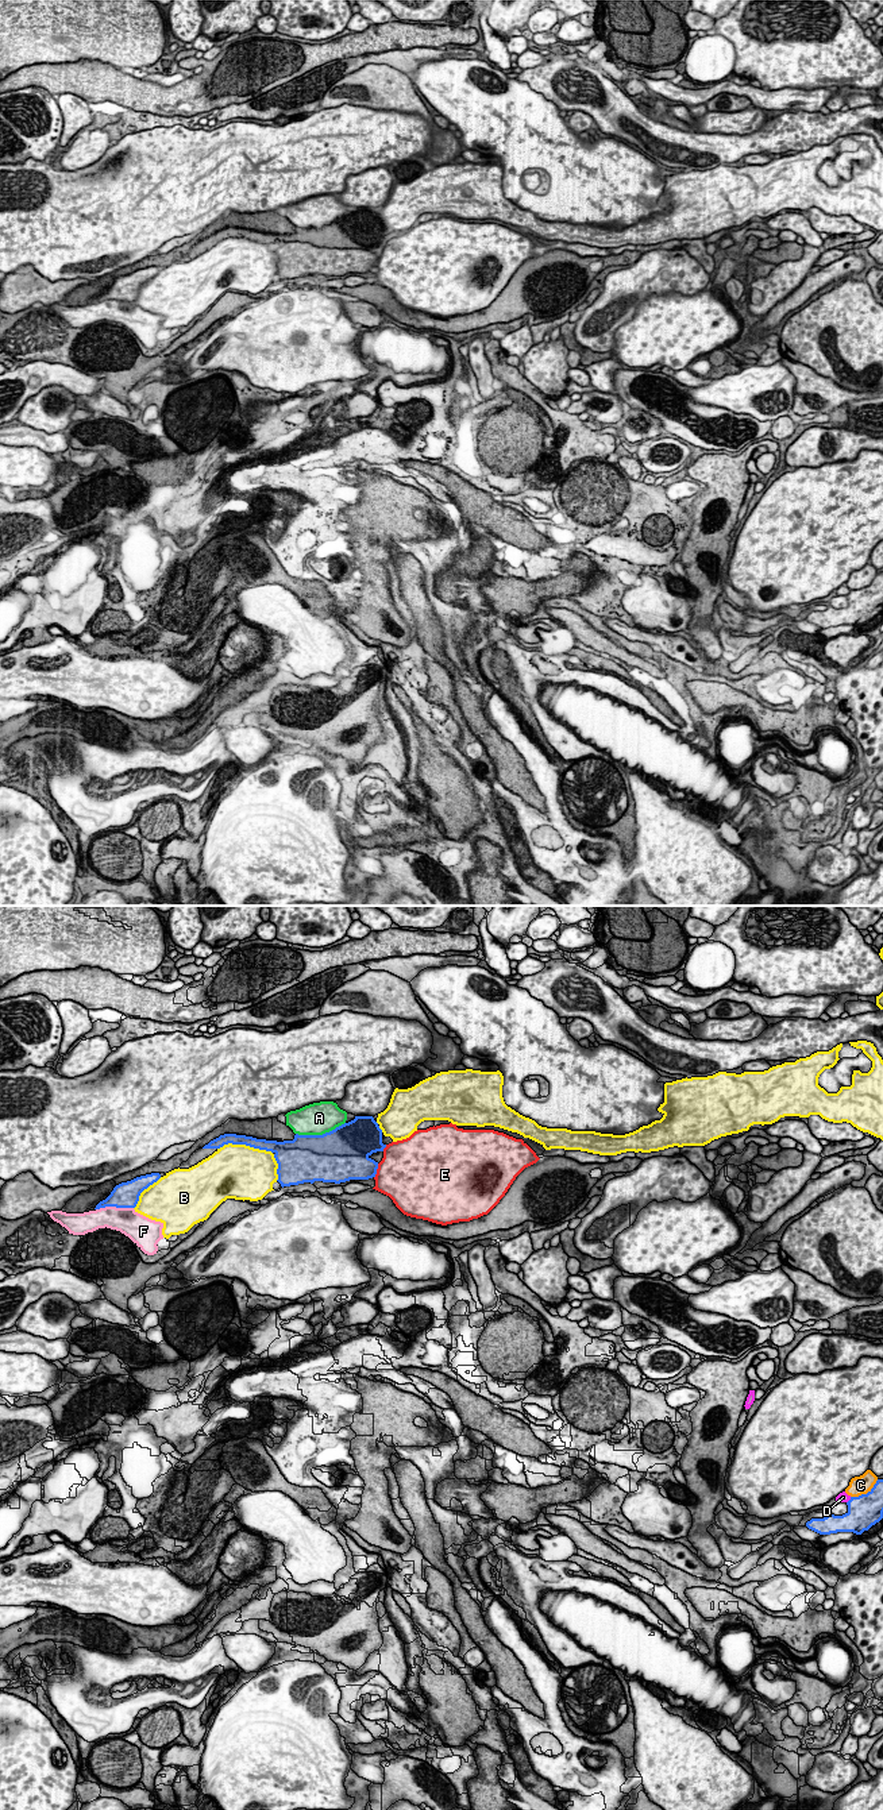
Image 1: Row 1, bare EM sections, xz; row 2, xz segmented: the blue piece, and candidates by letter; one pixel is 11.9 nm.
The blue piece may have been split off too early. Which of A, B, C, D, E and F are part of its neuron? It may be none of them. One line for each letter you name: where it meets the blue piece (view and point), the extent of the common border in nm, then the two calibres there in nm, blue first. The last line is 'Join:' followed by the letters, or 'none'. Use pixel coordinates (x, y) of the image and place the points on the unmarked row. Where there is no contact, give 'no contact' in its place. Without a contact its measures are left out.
Join: none

